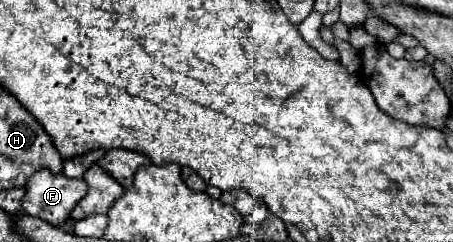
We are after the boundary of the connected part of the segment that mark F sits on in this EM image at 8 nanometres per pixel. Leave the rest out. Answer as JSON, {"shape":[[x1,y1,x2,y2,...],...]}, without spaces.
{"shape":[[41,169,33,173,25,189,25,213,51,225,61,225,65,219,69,219,77,201,87,193,87,183,83,179,67,179,63,173,53,175,51,171]]}

